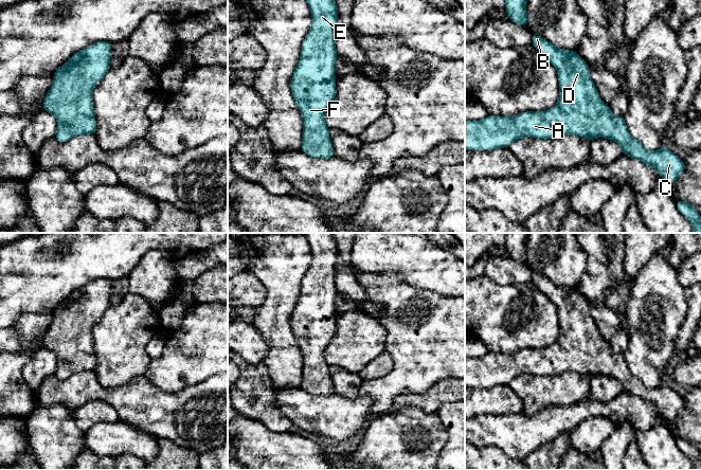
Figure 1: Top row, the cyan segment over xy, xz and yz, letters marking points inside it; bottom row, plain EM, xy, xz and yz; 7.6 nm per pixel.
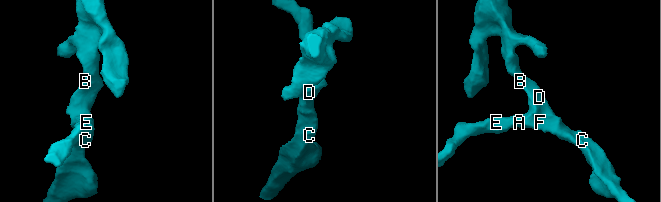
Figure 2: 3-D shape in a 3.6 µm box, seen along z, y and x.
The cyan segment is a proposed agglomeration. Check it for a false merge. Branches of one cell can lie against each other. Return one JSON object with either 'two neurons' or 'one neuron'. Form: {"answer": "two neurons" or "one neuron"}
{"answer": "one neuron"}

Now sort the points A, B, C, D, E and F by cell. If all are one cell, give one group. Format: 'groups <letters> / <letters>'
groups A B C D E F

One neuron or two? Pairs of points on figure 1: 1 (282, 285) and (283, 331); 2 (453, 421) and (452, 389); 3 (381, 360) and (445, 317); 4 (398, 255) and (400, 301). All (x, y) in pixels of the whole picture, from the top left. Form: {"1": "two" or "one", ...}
{"1": "one", "2": "two", "3": "two", "4": "two"}

